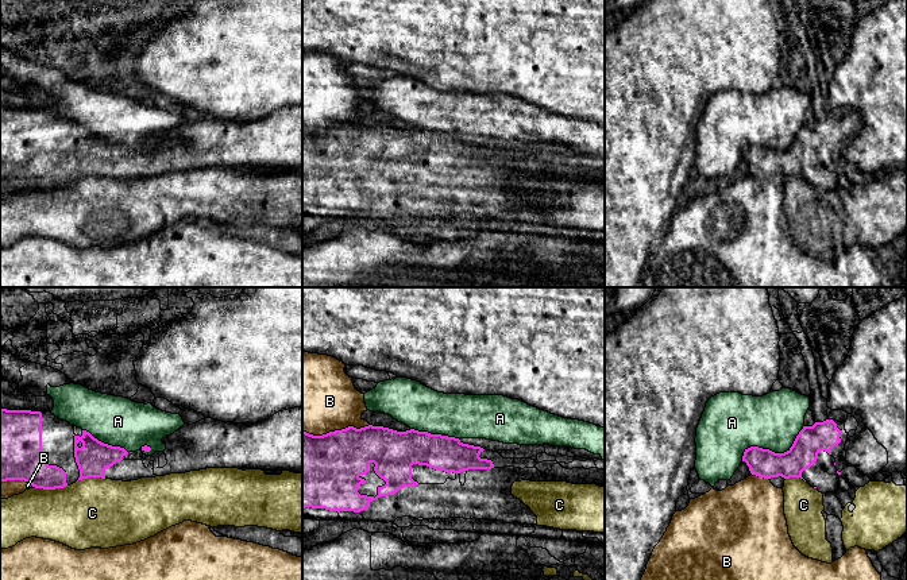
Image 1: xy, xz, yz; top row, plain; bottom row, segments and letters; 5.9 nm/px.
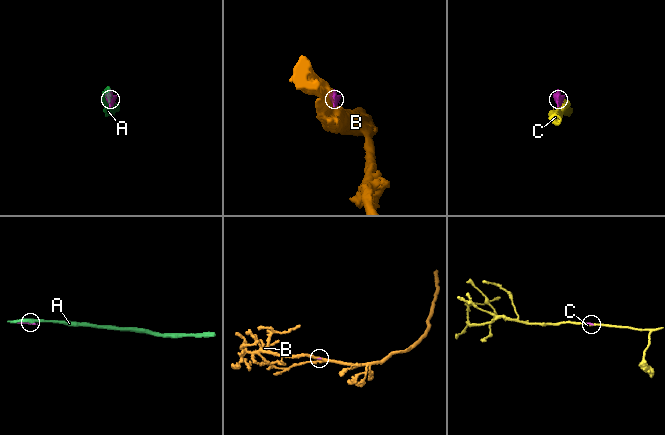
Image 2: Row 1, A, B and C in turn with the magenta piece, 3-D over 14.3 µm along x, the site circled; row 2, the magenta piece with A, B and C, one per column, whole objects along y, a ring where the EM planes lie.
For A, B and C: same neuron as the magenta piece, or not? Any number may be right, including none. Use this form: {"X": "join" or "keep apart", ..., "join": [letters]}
{"A": "keep apart", "B": "keep apart", "C": "keep apart", "join": []}

